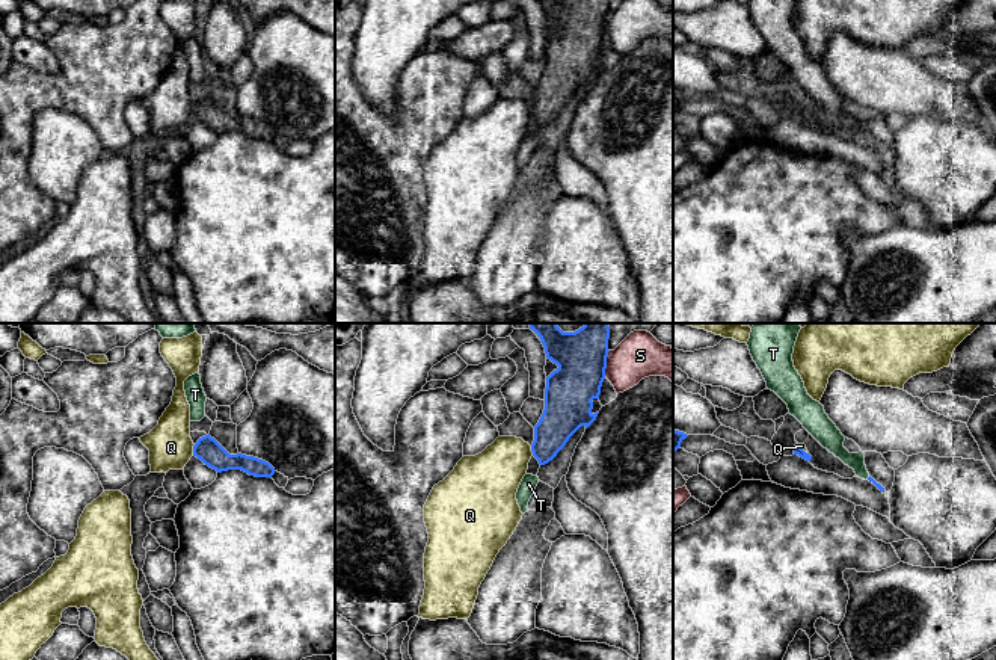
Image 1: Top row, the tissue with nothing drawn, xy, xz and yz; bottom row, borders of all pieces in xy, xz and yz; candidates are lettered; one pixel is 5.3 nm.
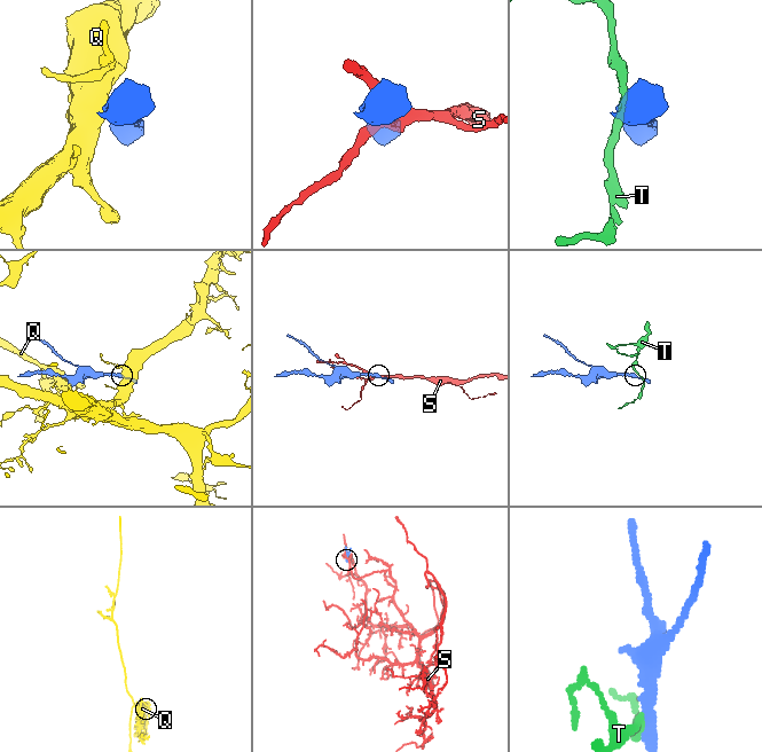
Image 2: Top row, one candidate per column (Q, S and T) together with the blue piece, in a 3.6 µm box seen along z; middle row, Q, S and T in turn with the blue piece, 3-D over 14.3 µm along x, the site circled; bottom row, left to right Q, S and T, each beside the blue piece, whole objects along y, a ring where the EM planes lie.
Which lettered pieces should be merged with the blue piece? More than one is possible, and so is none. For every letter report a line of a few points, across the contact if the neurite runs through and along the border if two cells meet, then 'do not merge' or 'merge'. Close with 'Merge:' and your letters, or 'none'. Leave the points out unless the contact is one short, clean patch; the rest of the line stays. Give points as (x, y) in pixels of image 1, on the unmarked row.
Q: xy (195, 106), (192, 117) | do not merge
S: do not merge
T: yz (869, 138), (866, 141) | do not merge
Merge: none

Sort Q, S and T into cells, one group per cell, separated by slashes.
Q / S / T

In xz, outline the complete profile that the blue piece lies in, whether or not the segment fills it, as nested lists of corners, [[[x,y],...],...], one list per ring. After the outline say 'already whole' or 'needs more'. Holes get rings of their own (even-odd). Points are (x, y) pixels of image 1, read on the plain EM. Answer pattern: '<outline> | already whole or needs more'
[[[540,0],[546,20],[558,27],[546,39],[545,71],[534,88],[533,118],[540,127],[552,122],[566,107],[569,100],[581,89],[586,91],[596,82],[593,76],[593,60],[599,60],[605,41],[608,0]]] | already whole

